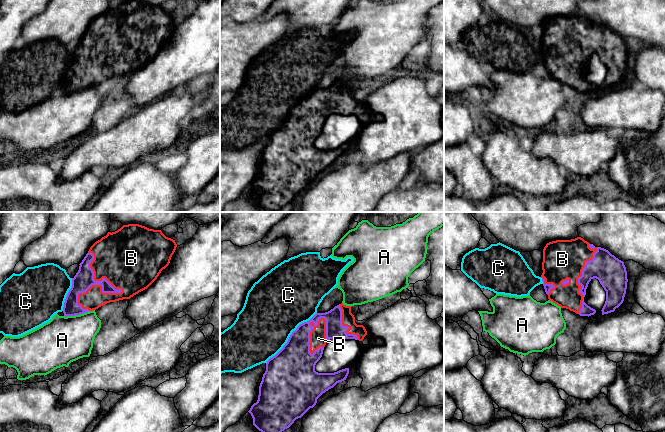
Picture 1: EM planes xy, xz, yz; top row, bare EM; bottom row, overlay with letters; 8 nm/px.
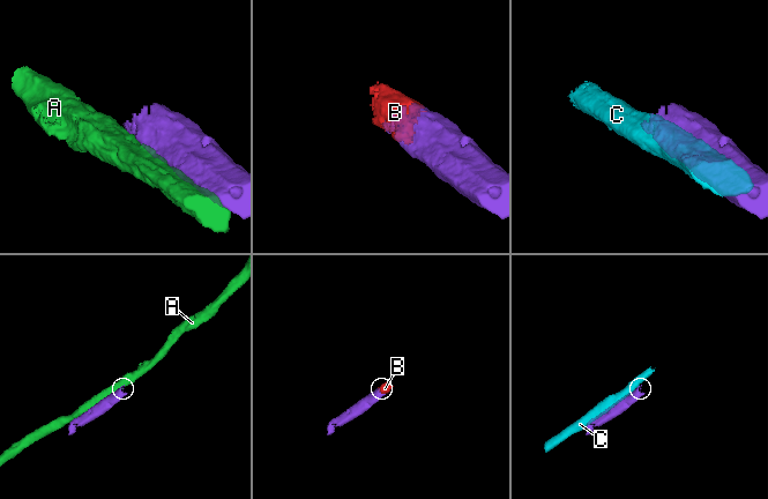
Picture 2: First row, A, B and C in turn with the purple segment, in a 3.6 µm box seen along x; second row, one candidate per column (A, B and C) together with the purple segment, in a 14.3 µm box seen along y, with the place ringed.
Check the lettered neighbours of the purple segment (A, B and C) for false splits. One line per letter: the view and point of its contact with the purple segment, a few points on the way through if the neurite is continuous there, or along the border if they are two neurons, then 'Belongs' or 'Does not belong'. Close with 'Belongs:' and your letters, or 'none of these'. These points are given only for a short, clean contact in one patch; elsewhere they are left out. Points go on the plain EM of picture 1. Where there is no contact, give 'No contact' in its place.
A: Touches purple at xy (76, 90). Does not belong
B: Touches purple at xy (115, 68). Belongs
C: Touches purple at xz (290, 112). Does not belong
Belongs: B

